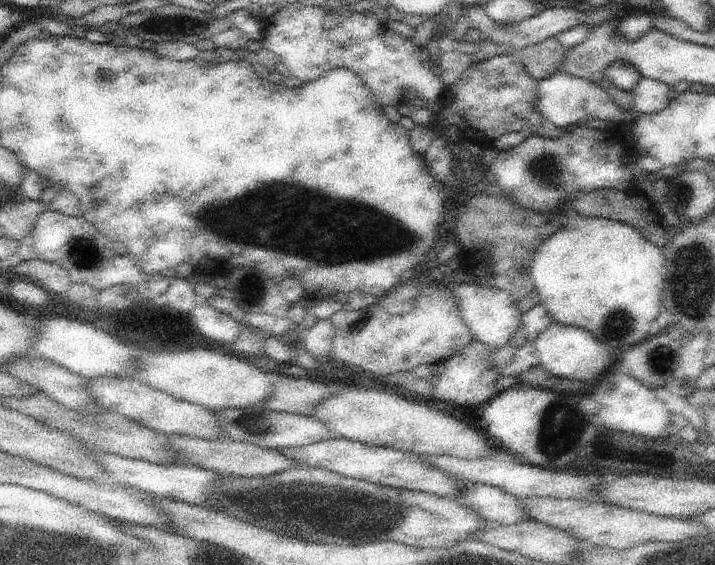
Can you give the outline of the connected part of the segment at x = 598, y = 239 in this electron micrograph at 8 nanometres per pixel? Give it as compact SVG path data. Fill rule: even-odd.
M567 208L567 210L569 210L569 214L567 214L567 224L565 224L565 228L561 228L561 230L555 232L551 238L547 238L547 240L541 244L541 248L533 254L531 268L529 268L531 280L533 280L533 284L535 284L535 290L537 290L539 298L541 298L541 304L545 306L545 310L549 312L549 316L553 318L553 322L563 324L563 326L583 328L583 330L591 332L591 336L595 336L599 342L607 344L607 346L613 348L613 350L619 348L619 352L623 352L623 350L627 350L627 348L631 348L631 346L635 346L635 344L639 344L639 342L643 342L643 340L647 340L647 338L651 336L653 320L655 320L657 314L663 310L663 306L661 306L661 296L663 296L663 288L665 288L665 264L667 264L667 260L665 260L665 246L659 248L659 246L655 246L653 242L645 240L645 236L641 236L641 232L635 230L633 226L629 226L629 224L621 224L621 222L609 220L609 218L583 218L583 216L579 216L577 212L573 212L571 208Z

